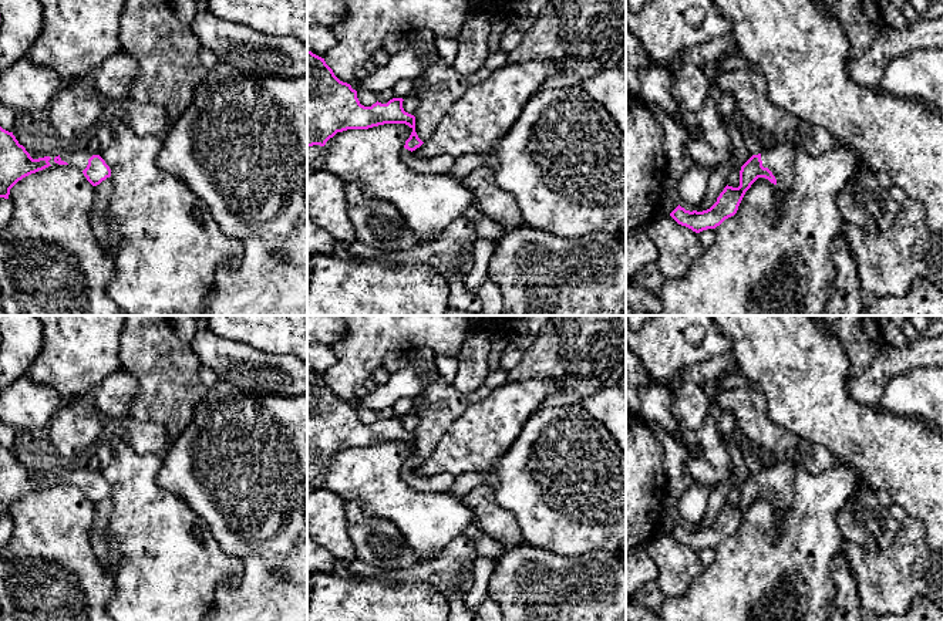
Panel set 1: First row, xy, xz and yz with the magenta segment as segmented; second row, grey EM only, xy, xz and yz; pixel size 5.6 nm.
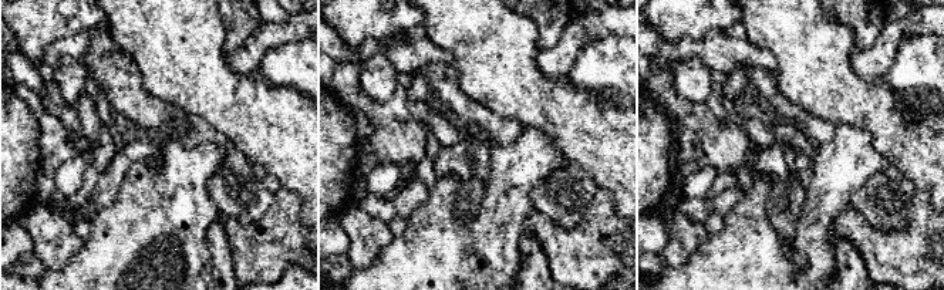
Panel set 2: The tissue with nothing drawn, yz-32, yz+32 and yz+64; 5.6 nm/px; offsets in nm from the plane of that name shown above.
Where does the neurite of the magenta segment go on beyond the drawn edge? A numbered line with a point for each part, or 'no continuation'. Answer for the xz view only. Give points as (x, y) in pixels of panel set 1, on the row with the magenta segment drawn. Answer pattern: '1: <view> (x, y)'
1: xz (438, 165)

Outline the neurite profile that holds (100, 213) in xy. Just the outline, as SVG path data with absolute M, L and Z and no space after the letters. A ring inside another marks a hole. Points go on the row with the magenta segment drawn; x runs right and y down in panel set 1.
M111 176L95 186L95 199L91 210L91 226L95 237L102 244L112 247L121 242L119 234L110 223L108 203L112 196L112 180Z

